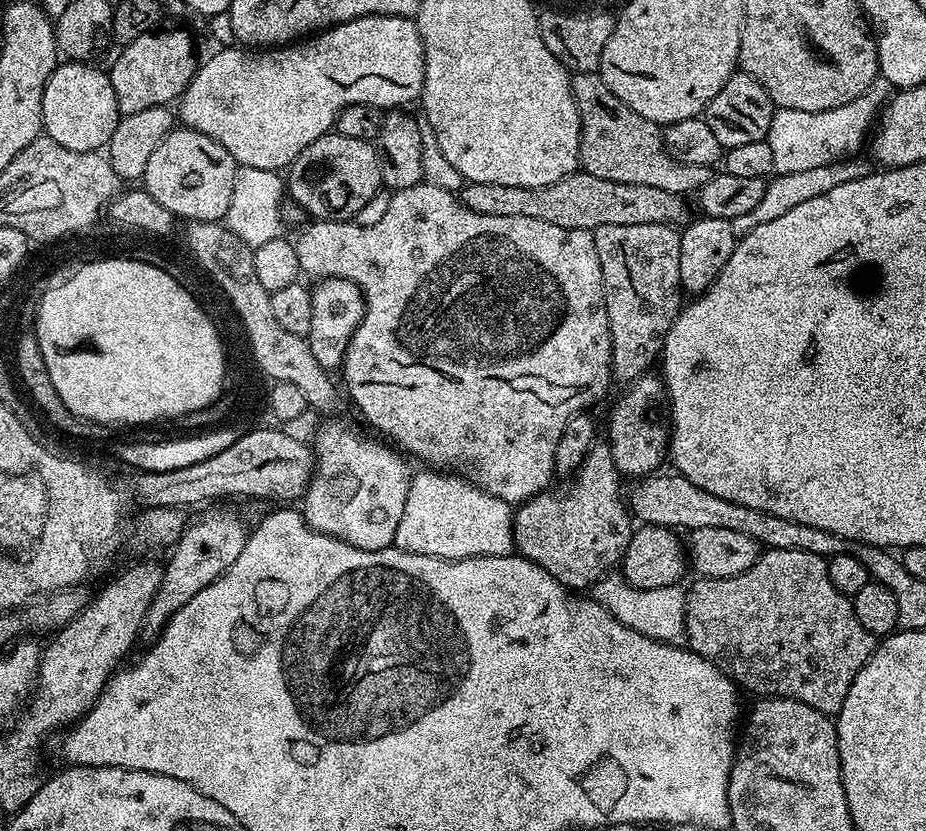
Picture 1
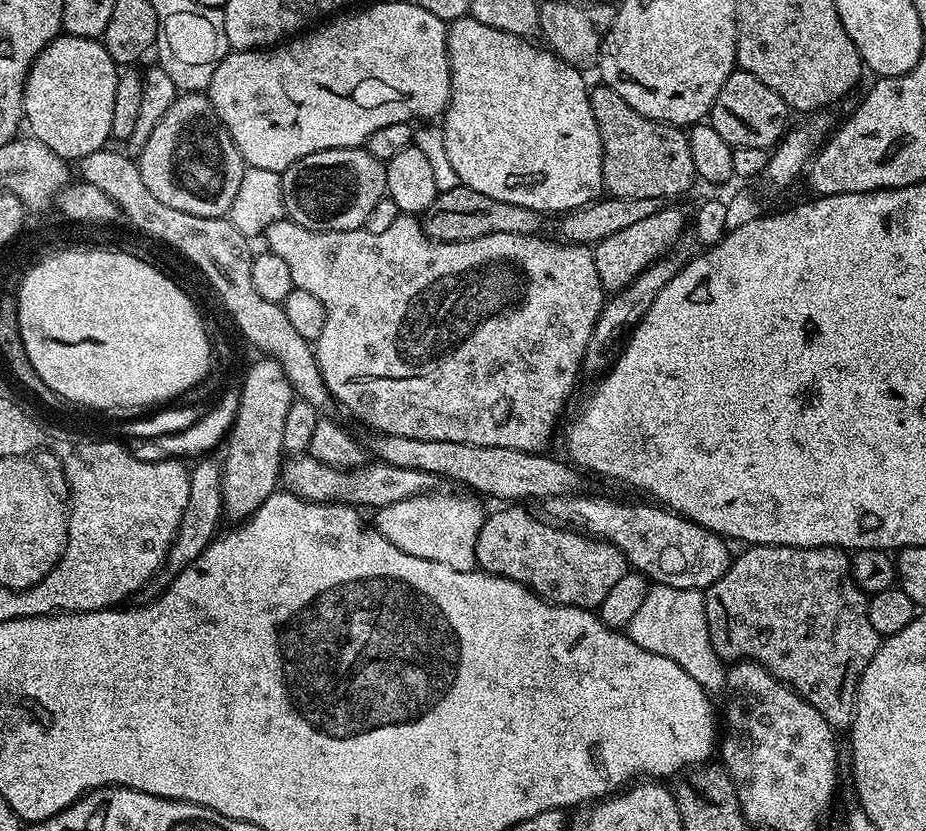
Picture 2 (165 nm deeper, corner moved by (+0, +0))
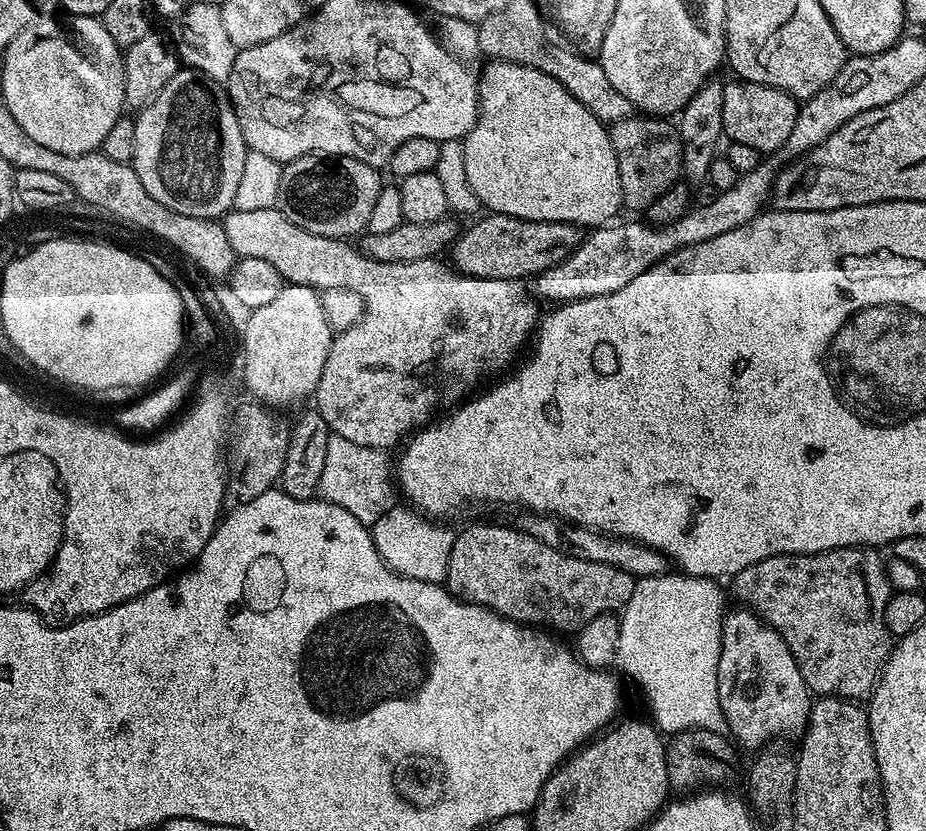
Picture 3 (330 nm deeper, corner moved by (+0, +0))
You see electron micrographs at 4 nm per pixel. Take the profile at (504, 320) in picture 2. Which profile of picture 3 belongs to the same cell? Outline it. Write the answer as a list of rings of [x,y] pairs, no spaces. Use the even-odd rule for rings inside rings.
[[[277,207],[267,208],[266,210],[242,210],[241,212],[232,210],[223,217],[222,223],[226,230],[226,238],[230,238],[230,246],[236,251],[237,257],[266,258],[266,262],[270,262],[270,266],[274,266],[274,270],[278,270],[280,277],[288,284],[301,284],[317,290],[345,288],[352,290],[354,294],[358,294],[358,298],[362,298],[364,303],[362,318],[357,324],[350,326],[350,330],[339,333],[333,339],[330,354],[326,358],[326,366],[322,366],[322,378],[318,378],[318,386],[314,393],[315,411],[322,414],[322,418],[328,424],[329,433],[341,435],[347,441],[356,442],[358,446],[385,450],[394,449],[393,447],[400,439],[403,441],[405,438],[411,437],[413,433],[425,427],[437,415],[435,412],[440,408],[440,388],[452,400],[457,399],[456,401],[459,401],[461,398],[467,397],[469,395],[467,392],[483,376],[492,376],[495,372],[502,371],[519,354],[520,347],[527,340],[529,343],[530,337],[538,324],[538,315],[536,316],[537,297],[530,291],[529,285],[527,288],[527,283],[519,280],[495,280],[494,278],[457,274],[447,263],[445,263],[446,265],[439,264],[441,261],[436,258],[419,260],[418,262],[382,262],[375,260],[372,256],[367,256],[359,247],[351,248],[348,245],[351,243],[347,239],[310,234],[306,230],[294,226],[294,222],[287,220]]]

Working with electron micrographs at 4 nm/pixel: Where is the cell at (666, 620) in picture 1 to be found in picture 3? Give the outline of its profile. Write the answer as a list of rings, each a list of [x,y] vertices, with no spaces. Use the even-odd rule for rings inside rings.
[[[669,570],[662,576],[641,576],[634,586],[634,594],[630,594],[630,602],[626,602],[626,606],[619,613],[620,633],[618,634],[616,664],[644,691],[644,696],[648,699],[648,708],[652,711],[653,718],[651,717],[651,719],[661,733],[675,734],[686,730],[694,730],[695,728],[721,734],[728,732],[728,723],[722,714],[722,706],[718,702],[718,658],[722,654],[722,630],[724,629],[726,607],[724,608],[724,592],[716,584],[719,583],[713,577],[689,576],[676,570]]]

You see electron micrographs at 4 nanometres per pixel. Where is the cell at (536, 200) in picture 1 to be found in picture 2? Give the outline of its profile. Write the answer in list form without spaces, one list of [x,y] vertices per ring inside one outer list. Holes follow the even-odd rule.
[[[457,186],[454,190],[437,192],[434,202],[422,214],[424,233],[430,240],[442,242],[466,242],[470,238],[482,238],[486,234],[522,234],[537,235],[541,230],[541,213],[526,206],[514,206],[510,202],[498,202],[478,190]]]

